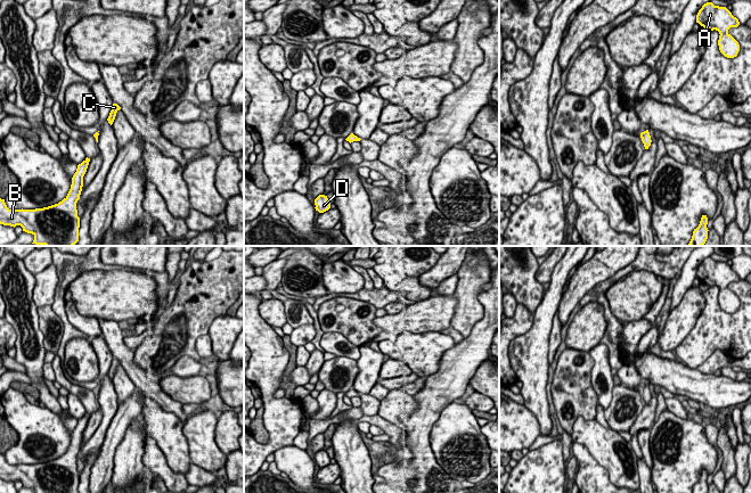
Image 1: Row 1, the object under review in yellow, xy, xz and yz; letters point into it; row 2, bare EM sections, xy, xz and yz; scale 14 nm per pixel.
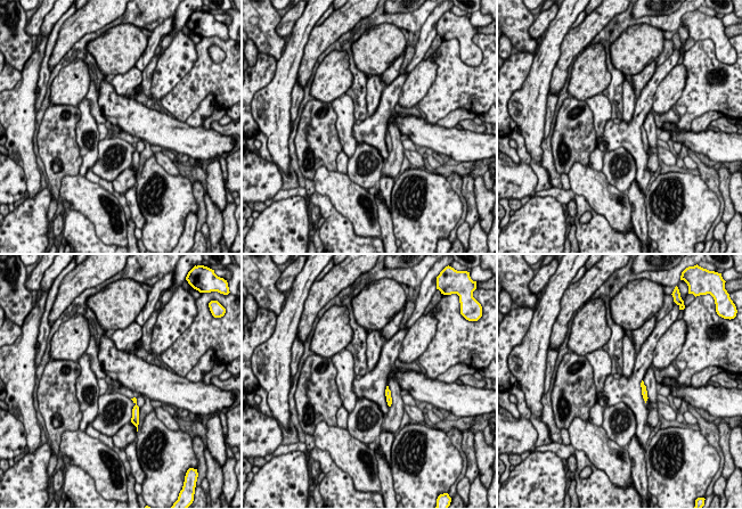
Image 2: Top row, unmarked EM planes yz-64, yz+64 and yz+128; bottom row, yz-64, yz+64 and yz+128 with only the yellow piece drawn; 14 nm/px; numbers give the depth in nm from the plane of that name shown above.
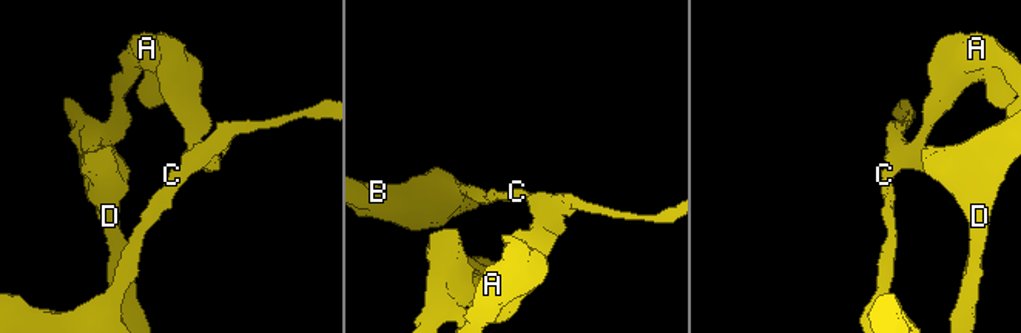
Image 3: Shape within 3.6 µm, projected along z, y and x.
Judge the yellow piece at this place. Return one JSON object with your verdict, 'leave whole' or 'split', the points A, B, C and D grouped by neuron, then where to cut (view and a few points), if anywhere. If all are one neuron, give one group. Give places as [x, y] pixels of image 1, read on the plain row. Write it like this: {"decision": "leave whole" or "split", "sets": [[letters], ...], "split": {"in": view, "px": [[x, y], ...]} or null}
{"decision": "split", "sets": [["A", "C", "D"], ["B"]], "split": {"in": "yz", "px": [[646, 386], [645, 402]]}}

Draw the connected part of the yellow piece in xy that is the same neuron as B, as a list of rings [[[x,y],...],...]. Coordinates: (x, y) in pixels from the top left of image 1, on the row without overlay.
[[[90,413],[77,420],[67,451],[58,459],[35,465],[9,465],[0,453],[0,479],[21,480],[34,493],[79,493],[80,473],[76,458],[83,442],[83,432]]]

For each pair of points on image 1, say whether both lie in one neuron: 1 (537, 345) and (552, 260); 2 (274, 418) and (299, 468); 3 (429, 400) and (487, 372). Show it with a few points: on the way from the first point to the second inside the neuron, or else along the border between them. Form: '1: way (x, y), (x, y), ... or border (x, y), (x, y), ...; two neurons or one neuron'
1: border (562, 257), (555, 265), (549, 282); two neurons
2: border (293, 444), (282, 446), (274, 453); two neurons
3: border (486, 359), (468, 384); two neurons

